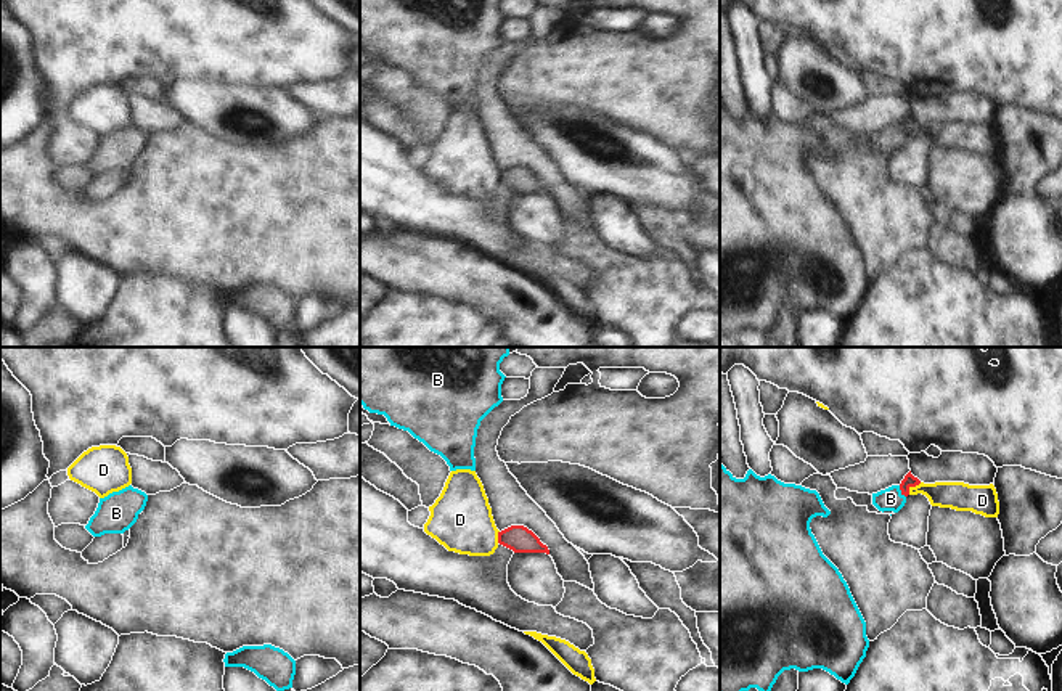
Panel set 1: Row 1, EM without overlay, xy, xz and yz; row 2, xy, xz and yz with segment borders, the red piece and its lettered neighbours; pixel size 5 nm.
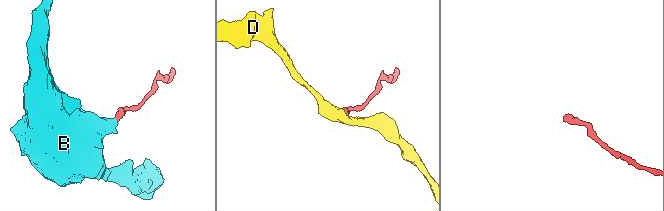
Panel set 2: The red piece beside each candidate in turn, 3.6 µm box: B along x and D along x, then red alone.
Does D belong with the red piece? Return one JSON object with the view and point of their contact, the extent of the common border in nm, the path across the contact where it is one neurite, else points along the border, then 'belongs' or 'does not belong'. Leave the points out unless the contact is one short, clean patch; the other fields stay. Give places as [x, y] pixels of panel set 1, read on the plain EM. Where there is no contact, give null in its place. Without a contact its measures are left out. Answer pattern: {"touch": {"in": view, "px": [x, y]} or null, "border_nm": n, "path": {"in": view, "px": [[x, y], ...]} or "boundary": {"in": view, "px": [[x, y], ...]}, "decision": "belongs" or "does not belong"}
{"touch": {"in": "yz", "px": [913, 126]}, "border_nm": 90, "boundary": {"in": "yz", "px": [[921, 122], [913, 126], [908, 134]]}, "decision": "does not belong"}

